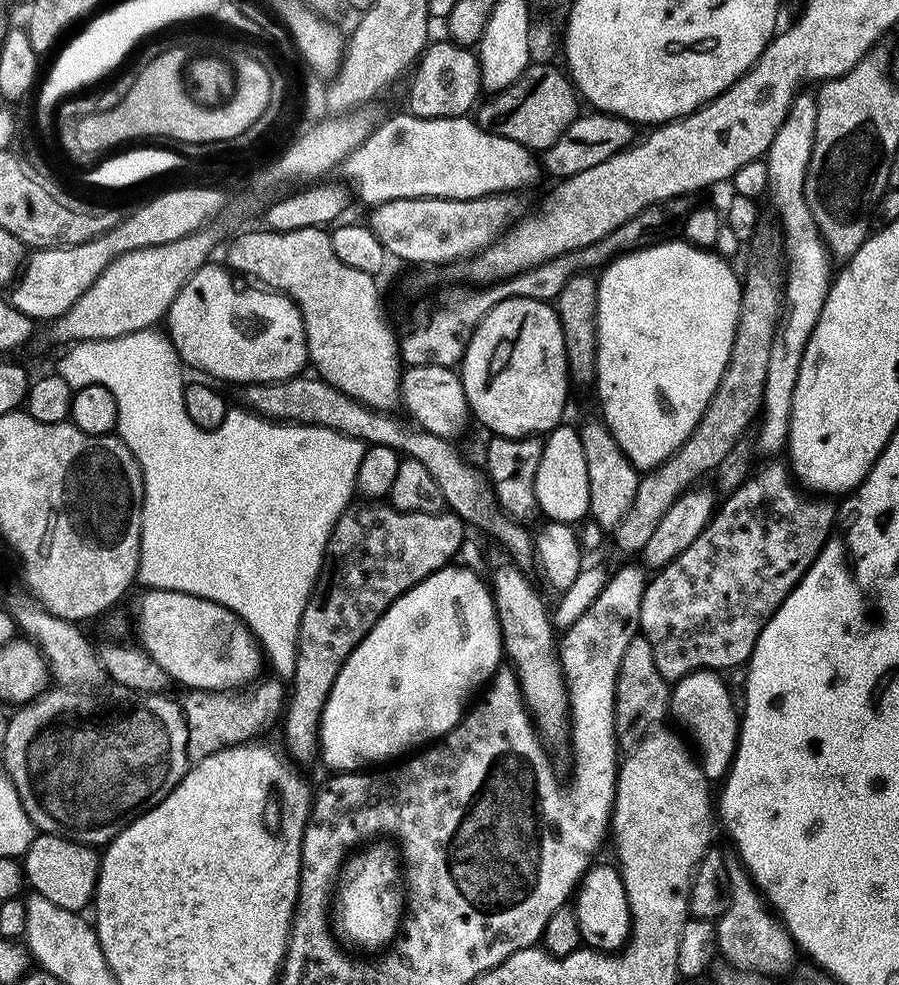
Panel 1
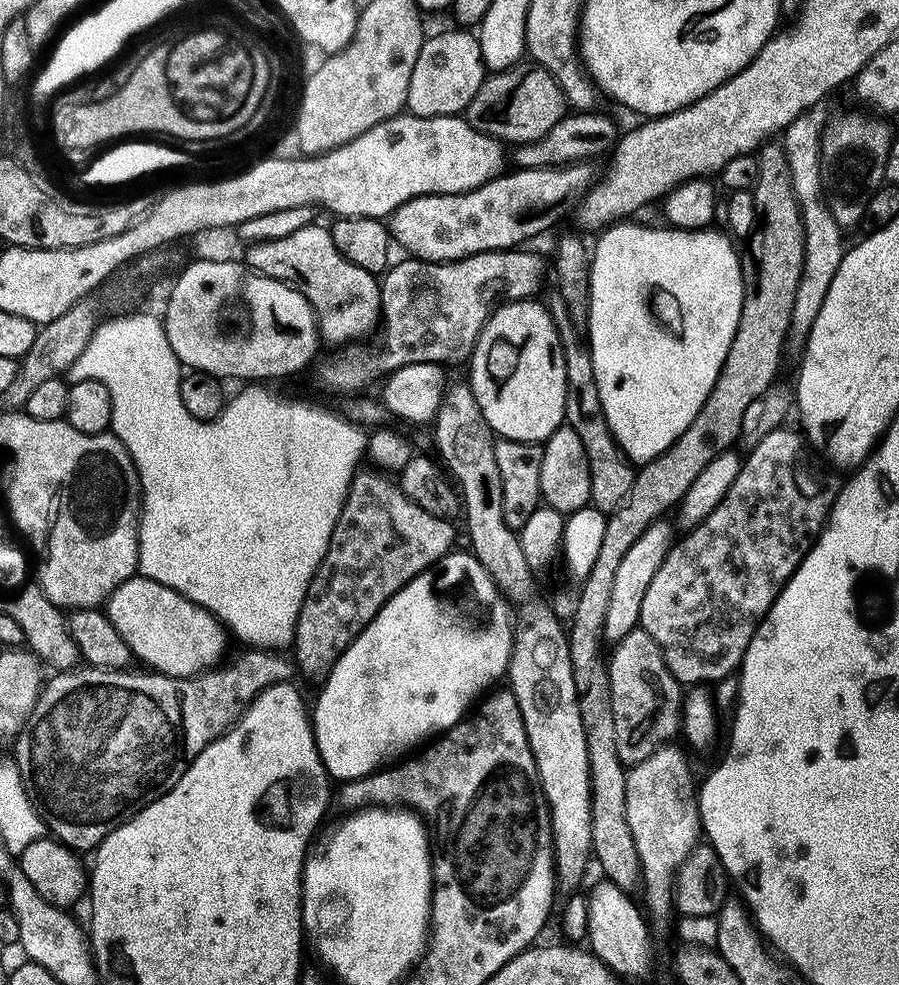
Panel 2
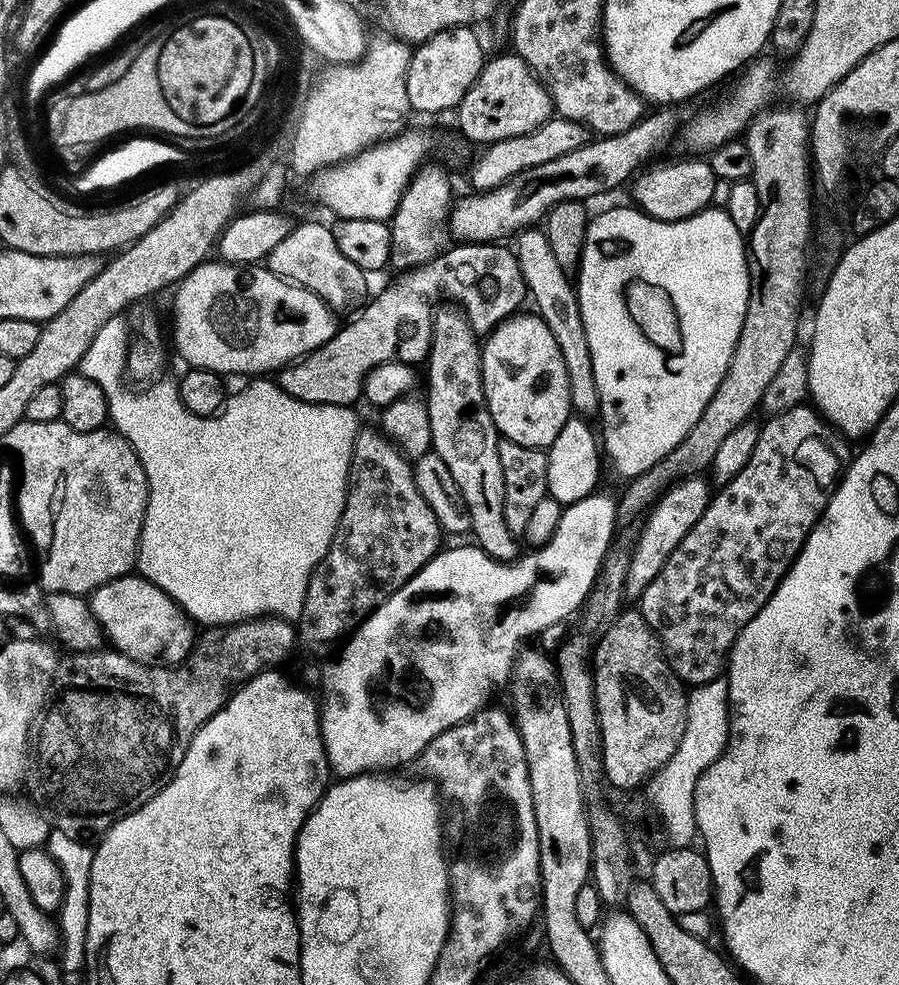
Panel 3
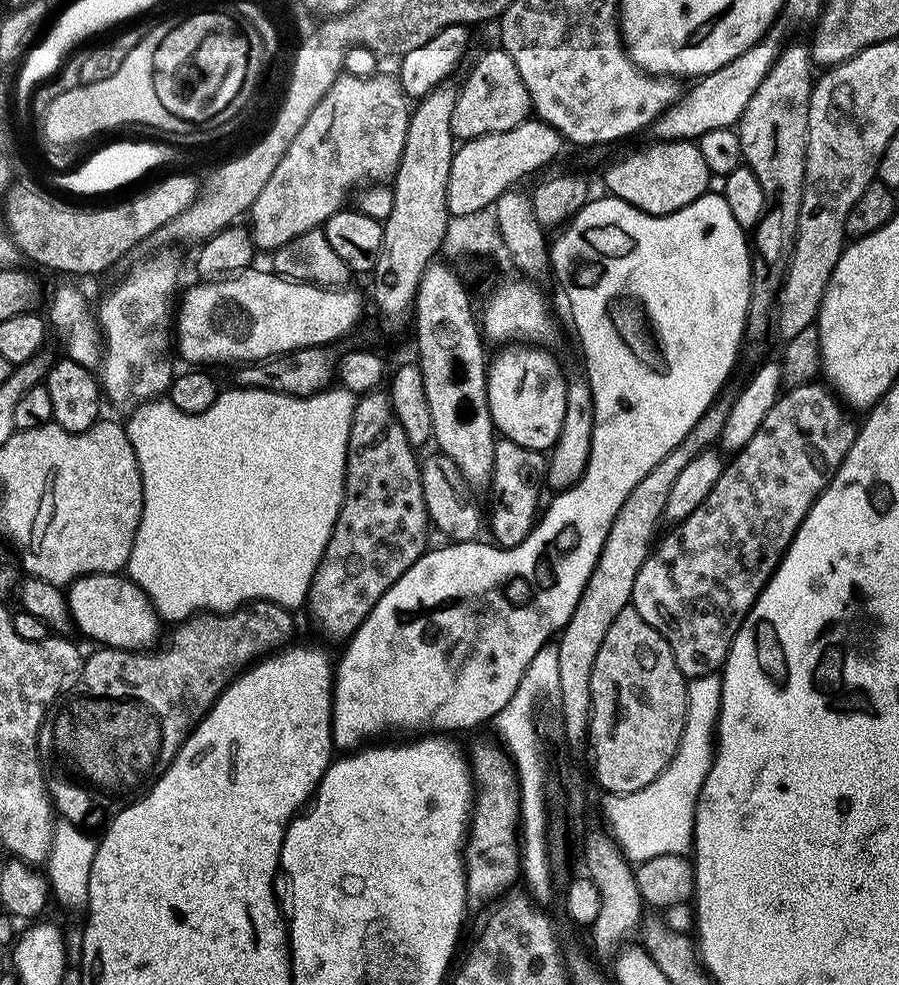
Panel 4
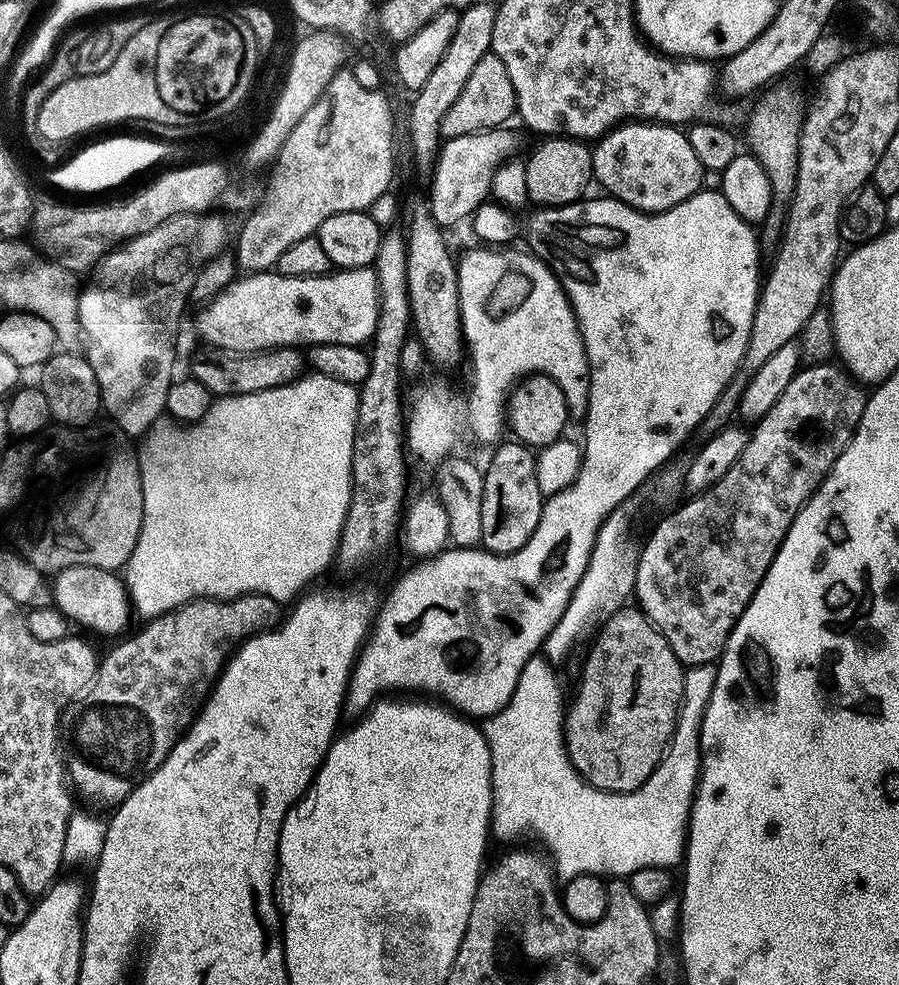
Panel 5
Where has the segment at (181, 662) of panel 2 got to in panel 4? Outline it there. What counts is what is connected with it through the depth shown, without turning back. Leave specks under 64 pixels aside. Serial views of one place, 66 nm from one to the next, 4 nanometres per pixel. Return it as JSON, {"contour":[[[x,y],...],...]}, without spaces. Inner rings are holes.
{"contour":[[[99,572],[89,576],[80,576],[73,584],[67,585],[66,595],[68,597],[68,609],[72,614],[75,627],[89,636],[92,640],[97,640],[97,645],[105,648],[121,648],[127,652],[139,652],[153,647],[152,644],[160,636],[160,626],[162,626],[161,616],[156,613],[156,608],[150,602],[150,598],[127,575],[114,572]]]}

